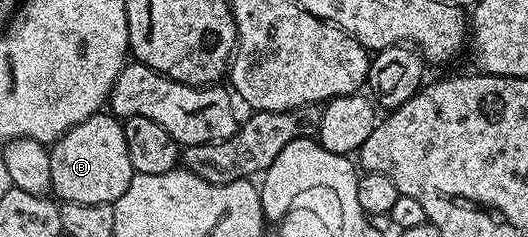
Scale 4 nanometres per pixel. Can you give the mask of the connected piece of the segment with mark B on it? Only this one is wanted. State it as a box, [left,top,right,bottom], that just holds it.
[49,113,135,204]

